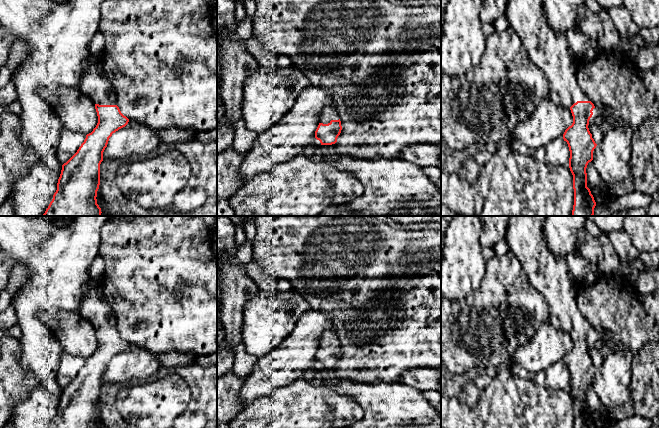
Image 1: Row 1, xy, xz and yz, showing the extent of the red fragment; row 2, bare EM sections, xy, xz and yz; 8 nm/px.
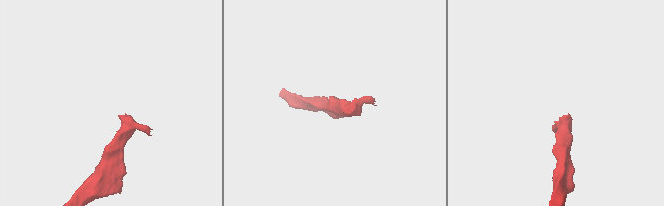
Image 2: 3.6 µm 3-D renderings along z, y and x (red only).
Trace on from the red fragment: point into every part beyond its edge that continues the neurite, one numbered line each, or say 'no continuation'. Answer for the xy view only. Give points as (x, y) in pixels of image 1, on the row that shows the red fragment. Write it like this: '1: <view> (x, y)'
1: xy (94, 83)

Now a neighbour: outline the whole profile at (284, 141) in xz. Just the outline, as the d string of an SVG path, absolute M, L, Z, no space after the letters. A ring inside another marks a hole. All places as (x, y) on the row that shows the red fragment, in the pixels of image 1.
M319 86L306 87L280 122L259 133L244 155L239 168L242 179L248 181L267 172L279 163L286 163L304 154L305 147L316 141L315 131L322 111L333 107L334 97Z

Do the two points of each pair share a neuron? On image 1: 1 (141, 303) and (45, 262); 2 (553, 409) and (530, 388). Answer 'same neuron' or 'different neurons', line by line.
1: different neurons
2: same neuron

